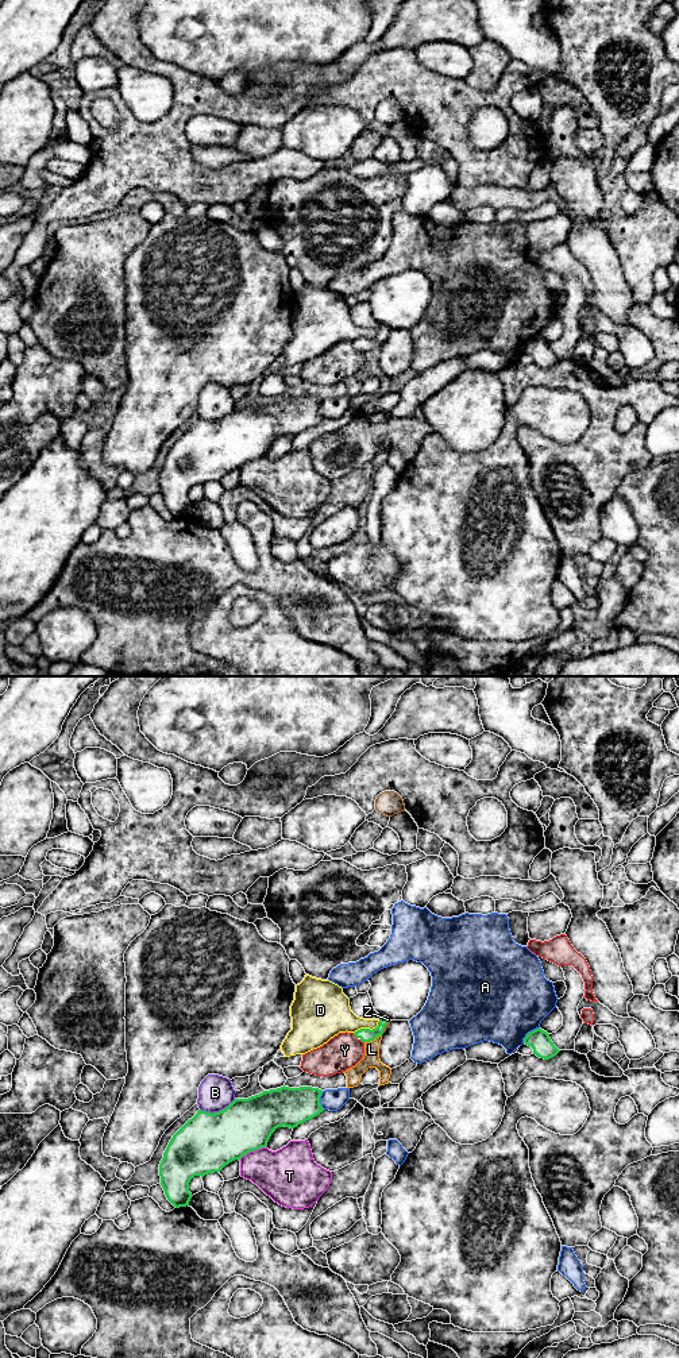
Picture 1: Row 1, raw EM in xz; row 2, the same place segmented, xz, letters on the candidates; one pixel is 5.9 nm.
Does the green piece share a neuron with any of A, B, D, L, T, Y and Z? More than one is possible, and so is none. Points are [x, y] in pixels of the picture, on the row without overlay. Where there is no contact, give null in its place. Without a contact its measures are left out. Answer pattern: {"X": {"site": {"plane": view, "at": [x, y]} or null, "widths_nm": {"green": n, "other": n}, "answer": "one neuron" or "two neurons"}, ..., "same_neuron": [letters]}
{"A": {"site": {"plane": "xz", "at": [528, 342]}, "widths_nm": {"green": 130, "other": 500}, "answer": "two neurons"}, "B": {"site": {"plane": "xz", "at": [219, 420]}, "widths_nm": {"green": 360, "other": 200}, "answer": "two neurons"}, "D": {"site": {"plane": "xz", "at": [366, 338]}, "widths_nm": {"green": 80, "other": 260}, "answer": "two neurons"}, "L": {"site": {"plane": "xz", "at": [373, 348]}, "widths_nm": {"green": 80, "other": 100}, "answer": "two neurons"}, "T": {"site": {"plane": "xz", "at": [253, 459]}, "widths_nm": {"green": 320, "other": 320}, "answer": "two neurons"}, "Y": {"site": {"plane": "xz", "at": [354, 343]}, "widths_nm": {"green": 80, "other": 220}, "answer": "two neurons"}, "Z": {"site": {"plane": "xz", "at": [386, 331]}, "widths_nm": {"green": 80, "other": 20}, "answer": "one neuron"}, "same_neuron": ["Z"]}

